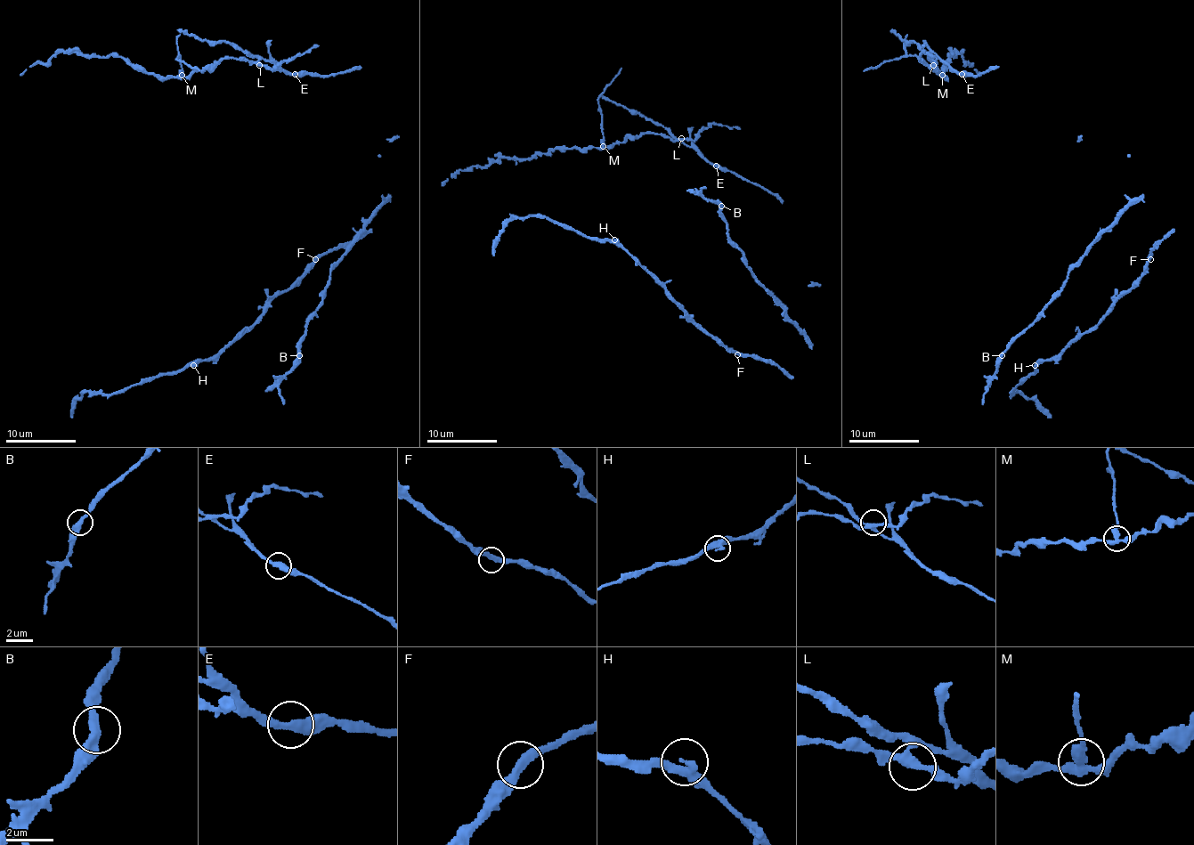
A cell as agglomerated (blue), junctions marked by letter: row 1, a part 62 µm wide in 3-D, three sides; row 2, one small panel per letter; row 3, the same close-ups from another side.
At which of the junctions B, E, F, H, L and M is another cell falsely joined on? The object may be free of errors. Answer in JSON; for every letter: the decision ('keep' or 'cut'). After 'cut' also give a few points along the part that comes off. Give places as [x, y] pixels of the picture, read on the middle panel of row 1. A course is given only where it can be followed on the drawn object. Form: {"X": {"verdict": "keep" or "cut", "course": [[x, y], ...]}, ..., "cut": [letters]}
{"B": {"verdict": "keep"}, "E": {"verdict": "keep"}, "F": {"verdict": "keep"}, "H": {"verdict": "keep"}, "L": {"verdict": "keep"}, "M": {"verdict": "cut", "course": [[603, 147], [601, 94], [621, 68]]}, "cut": ["M"]}

